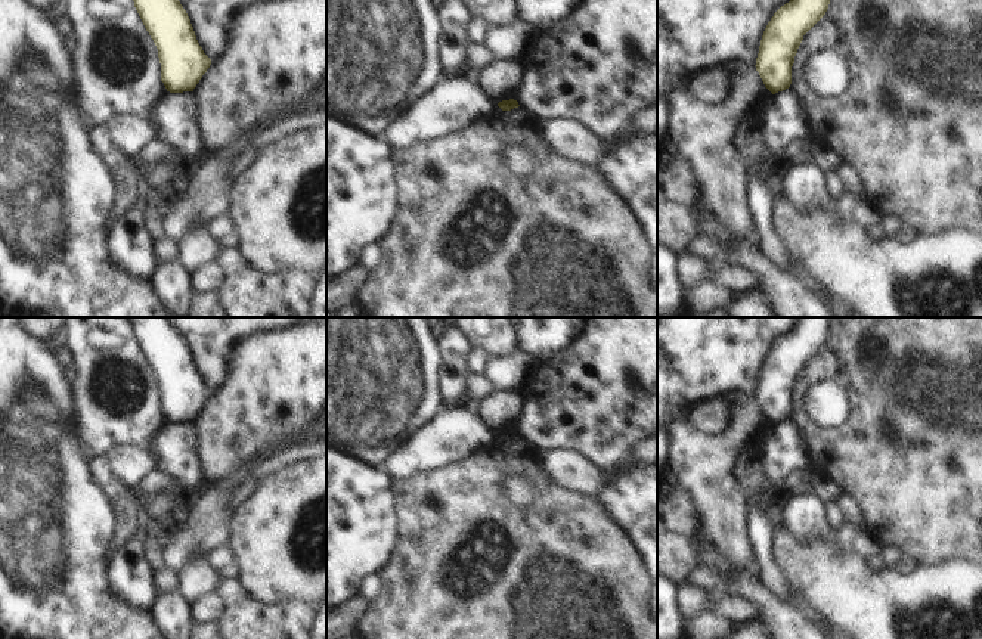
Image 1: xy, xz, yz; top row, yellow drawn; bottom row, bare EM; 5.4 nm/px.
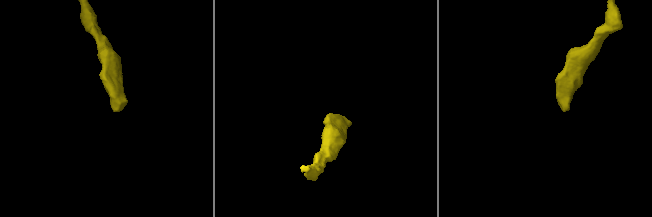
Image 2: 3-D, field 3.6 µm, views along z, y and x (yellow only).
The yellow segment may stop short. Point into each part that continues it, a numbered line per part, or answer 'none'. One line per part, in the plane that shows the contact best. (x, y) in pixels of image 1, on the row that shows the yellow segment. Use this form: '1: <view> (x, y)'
none

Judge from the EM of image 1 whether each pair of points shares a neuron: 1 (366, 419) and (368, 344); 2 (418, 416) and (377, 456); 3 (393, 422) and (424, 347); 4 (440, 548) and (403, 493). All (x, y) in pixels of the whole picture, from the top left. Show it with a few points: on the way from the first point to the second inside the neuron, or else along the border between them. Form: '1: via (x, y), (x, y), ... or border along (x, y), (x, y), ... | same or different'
1: via (366, 400), (368, 363) | same
2: via (406, 421), (383, 444) | same
3: via (393, 403), (393, 378), (405, 366) | same
4: via (440, 534), (440, 530), (417, 506) | same

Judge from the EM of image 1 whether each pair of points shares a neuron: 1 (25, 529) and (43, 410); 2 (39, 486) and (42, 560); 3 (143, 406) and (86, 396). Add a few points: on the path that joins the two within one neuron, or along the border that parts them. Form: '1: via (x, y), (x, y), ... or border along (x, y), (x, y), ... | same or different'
1: via (36, 499), (40, 487), (40, 440) | same
2: via (39, 503), (39, 542) | same
3: via (129, 412), (117, 418), (101, 408) | same

